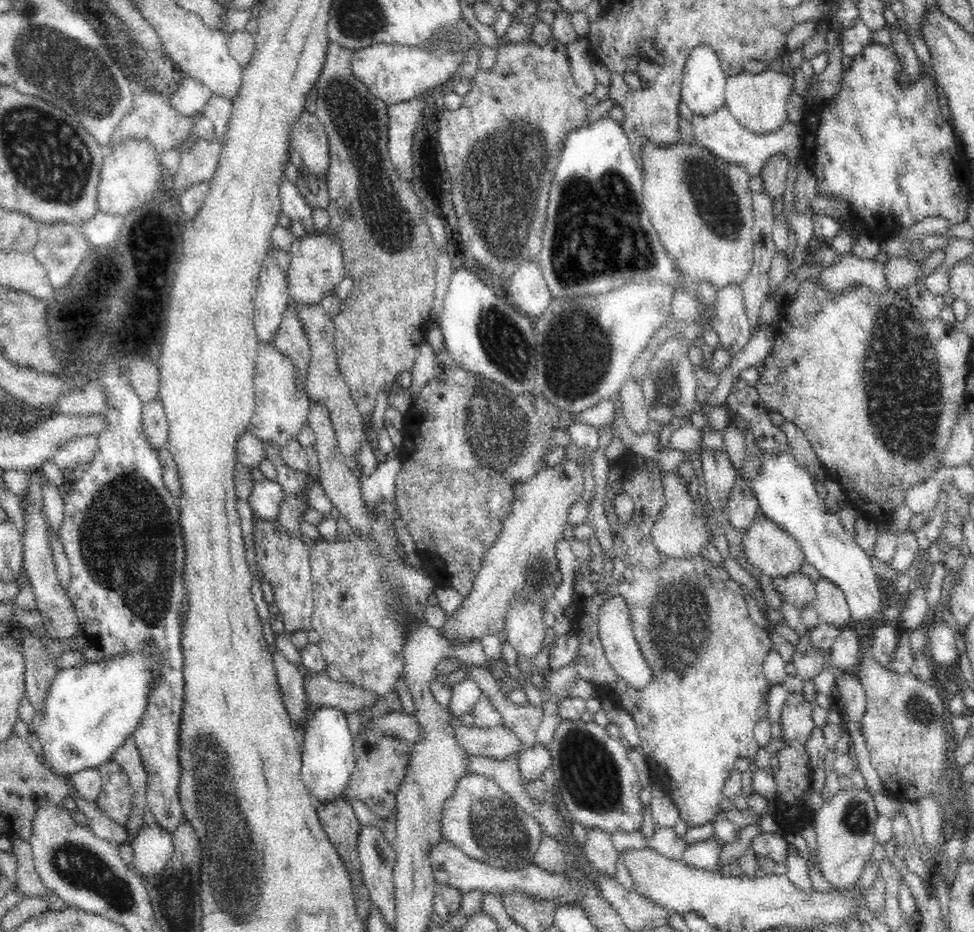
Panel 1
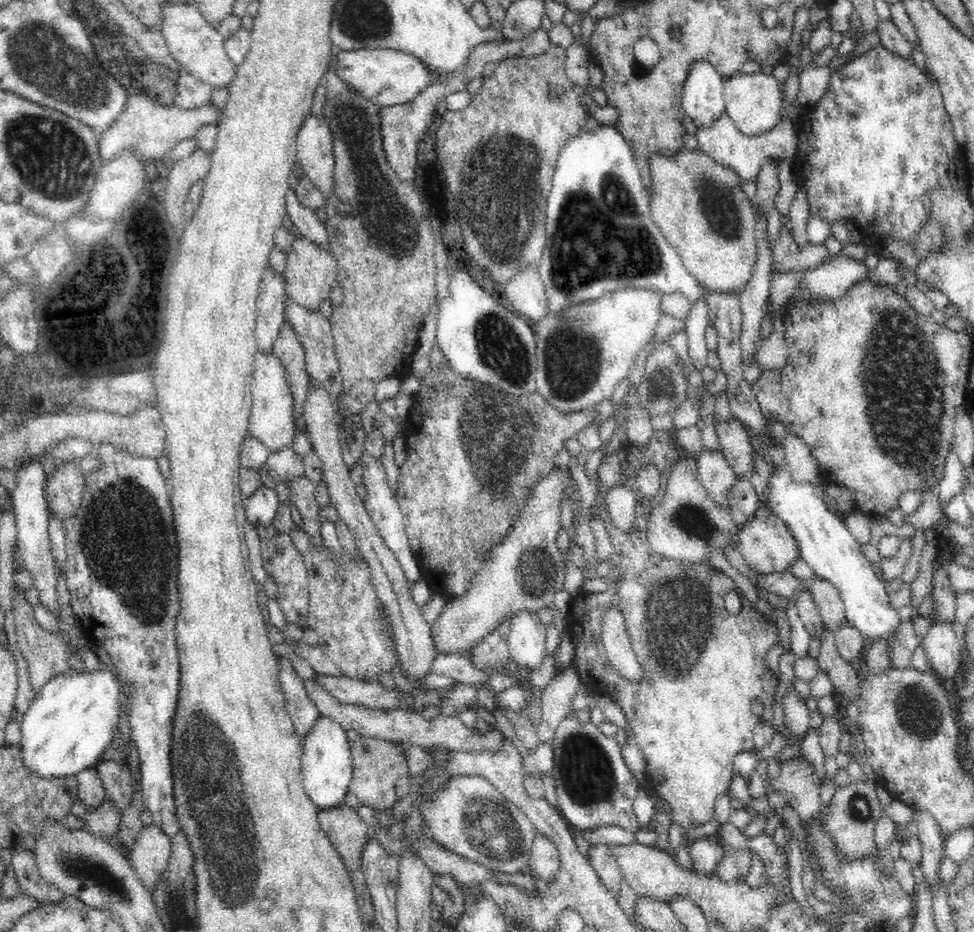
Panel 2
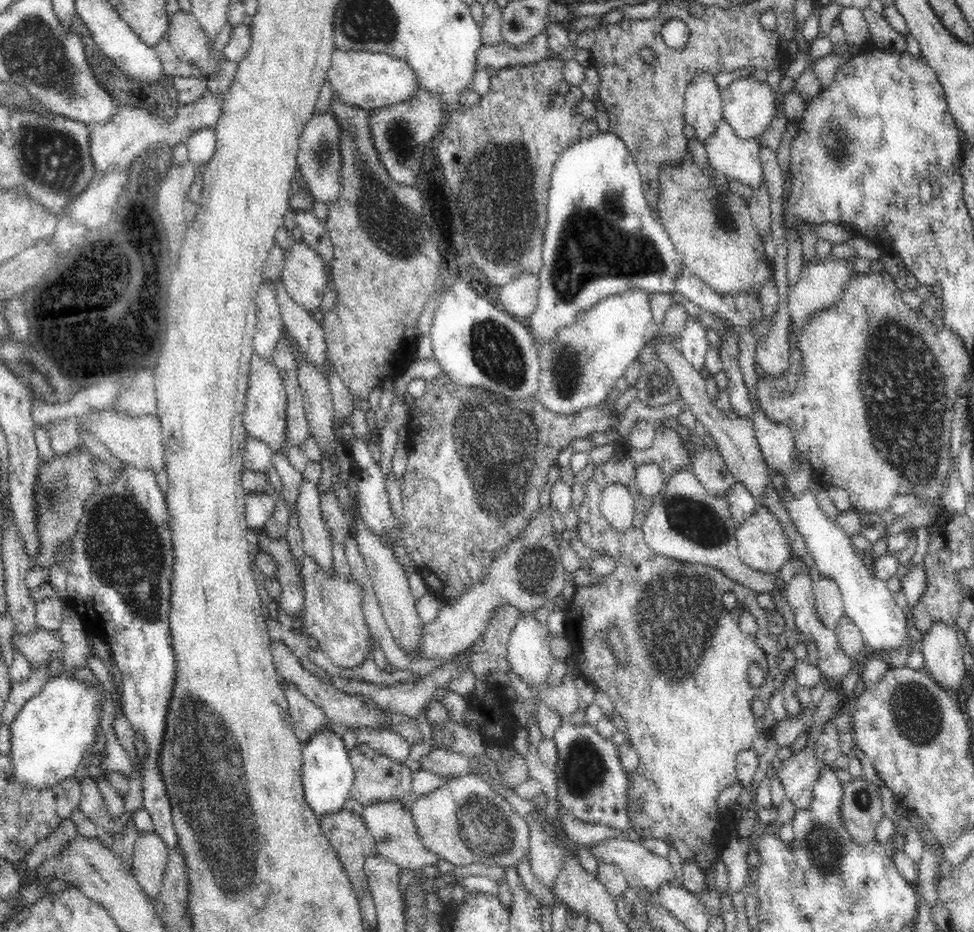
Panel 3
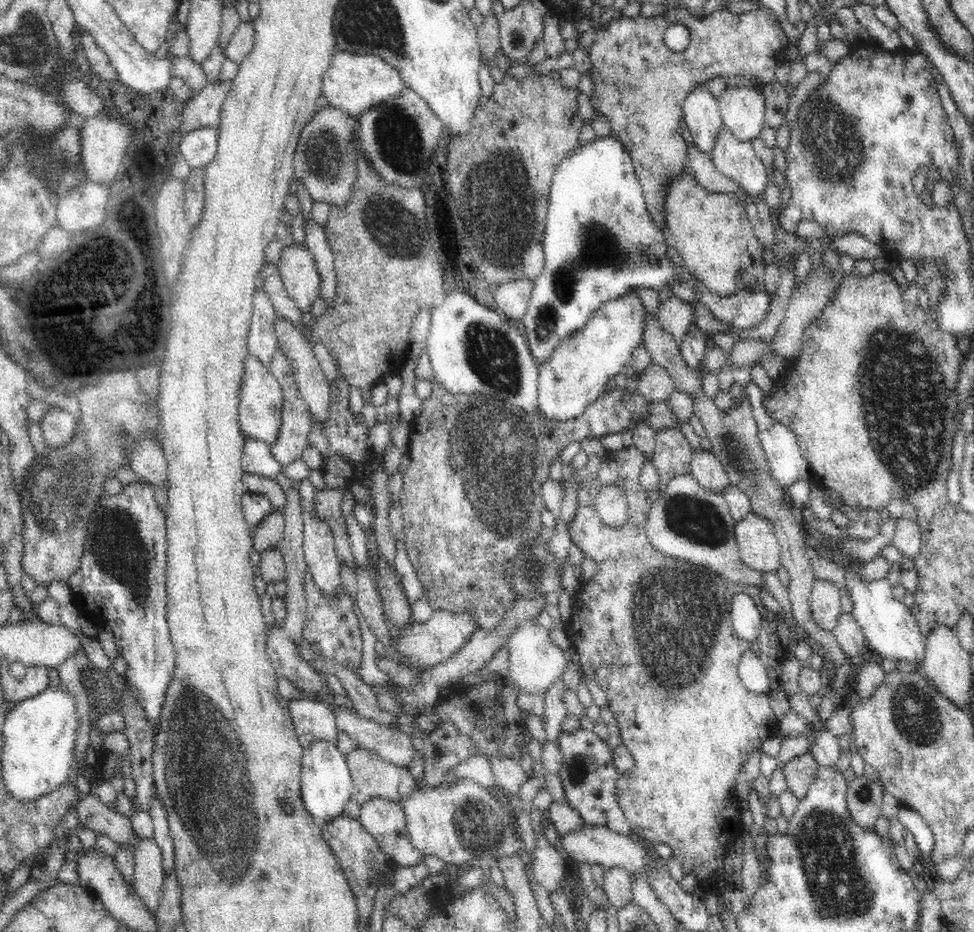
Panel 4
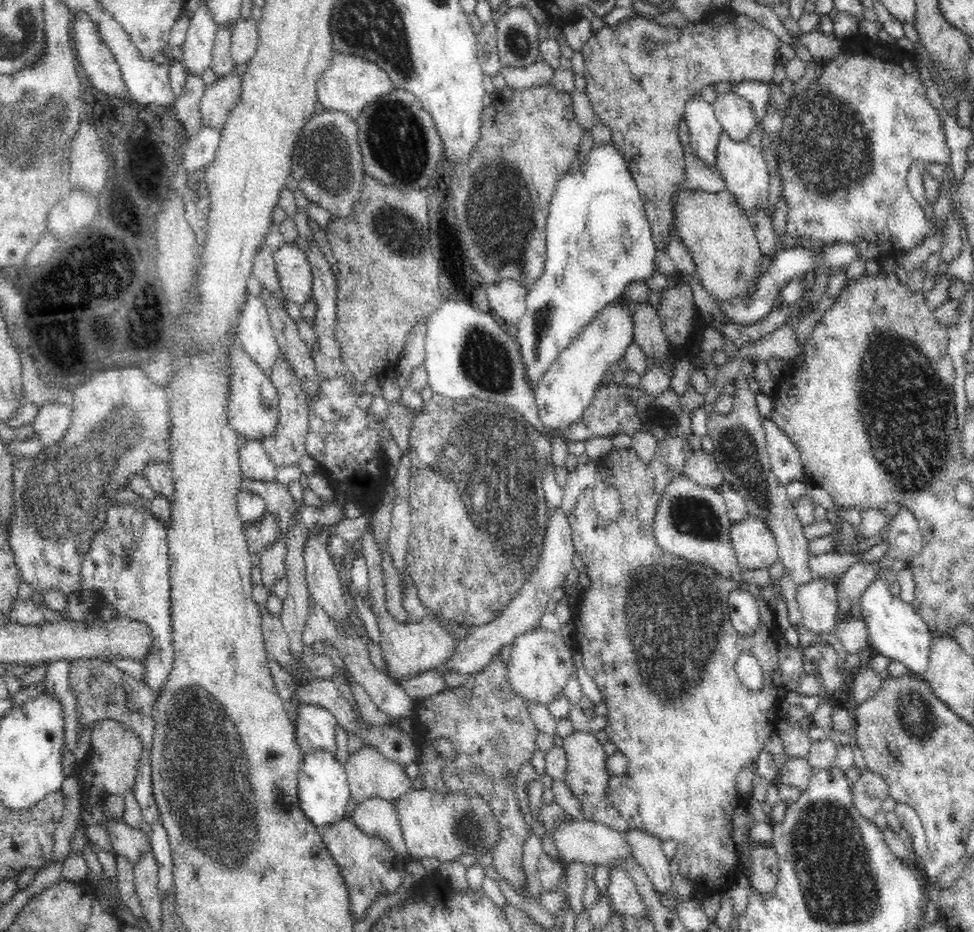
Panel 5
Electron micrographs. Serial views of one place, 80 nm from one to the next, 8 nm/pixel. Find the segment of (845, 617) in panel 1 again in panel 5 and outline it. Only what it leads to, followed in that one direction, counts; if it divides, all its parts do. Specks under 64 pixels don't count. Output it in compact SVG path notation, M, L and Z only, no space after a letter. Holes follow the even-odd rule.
M815 578L800 590L796 589L796 600L806 629L816 635L832 632L838 614L838 588L832 581Z

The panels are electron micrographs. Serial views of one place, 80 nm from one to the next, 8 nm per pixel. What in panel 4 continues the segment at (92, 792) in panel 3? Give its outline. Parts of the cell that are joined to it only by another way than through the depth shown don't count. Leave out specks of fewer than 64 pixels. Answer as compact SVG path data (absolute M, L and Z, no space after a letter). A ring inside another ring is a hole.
M92 791L80 798L77 818L94 832L109 836L114 843L134 846L139 839L133 831L130 817L108 808L102 798Z

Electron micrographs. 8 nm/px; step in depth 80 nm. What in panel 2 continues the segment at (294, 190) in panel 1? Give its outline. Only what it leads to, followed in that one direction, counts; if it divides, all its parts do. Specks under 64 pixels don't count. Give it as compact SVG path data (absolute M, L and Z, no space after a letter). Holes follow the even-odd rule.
M288 188L285 194L285 209L288 219L292 220L300 237L306 237L318 243L324 249L329 248L325 225L316 217L316 210L302 205L296 191Z

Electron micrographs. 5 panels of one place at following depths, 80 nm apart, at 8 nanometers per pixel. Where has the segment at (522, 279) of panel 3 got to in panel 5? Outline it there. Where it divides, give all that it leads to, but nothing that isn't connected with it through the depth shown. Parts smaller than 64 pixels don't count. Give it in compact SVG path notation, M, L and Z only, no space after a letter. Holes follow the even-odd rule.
M504 280L494 286L488 286L486 294L491 312L496 312L502 322L506 320L514 324L514 330L525 313L528 288L520 286L514 280Z

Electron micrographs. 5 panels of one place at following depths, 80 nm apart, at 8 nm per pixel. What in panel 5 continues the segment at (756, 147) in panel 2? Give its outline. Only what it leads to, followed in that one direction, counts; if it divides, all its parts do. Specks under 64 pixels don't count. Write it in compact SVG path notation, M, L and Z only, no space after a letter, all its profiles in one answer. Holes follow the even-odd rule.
M722 131L719 134L715 168L726 179L726 193L736 197L738 205L745 211L754 207L768 207L769 170L760 149L748 143L737 141Z

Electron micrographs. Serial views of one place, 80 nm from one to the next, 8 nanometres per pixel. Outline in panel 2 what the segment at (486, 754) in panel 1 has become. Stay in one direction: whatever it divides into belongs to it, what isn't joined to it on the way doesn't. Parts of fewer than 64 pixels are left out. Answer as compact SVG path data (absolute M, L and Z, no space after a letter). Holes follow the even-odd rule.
M304 680L306 691L314 699L322 715L330 715L332 719L342 724L346 730L353 730L360 735L378 737L387 741L406 742L407 744L427 748L434 743L446 743L450 750L455 752L500 752L506 744L506 736L499 729L492 729L481 733L476 727L464 726L460 718L454 716L436 715L432 720L426 720L417 710L405 710L396 708L383 711L376 708L364 708L363 706L341 706L334 702L327 692L317 686L315 680Z

